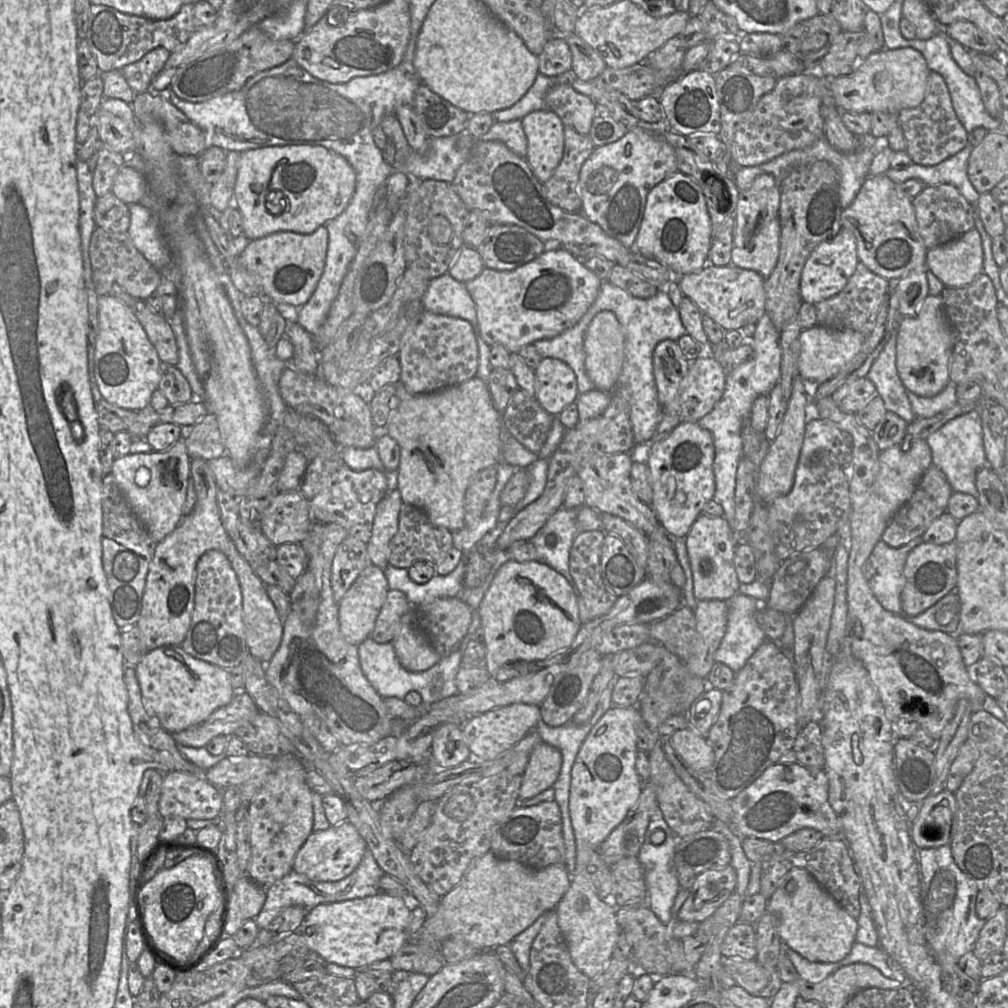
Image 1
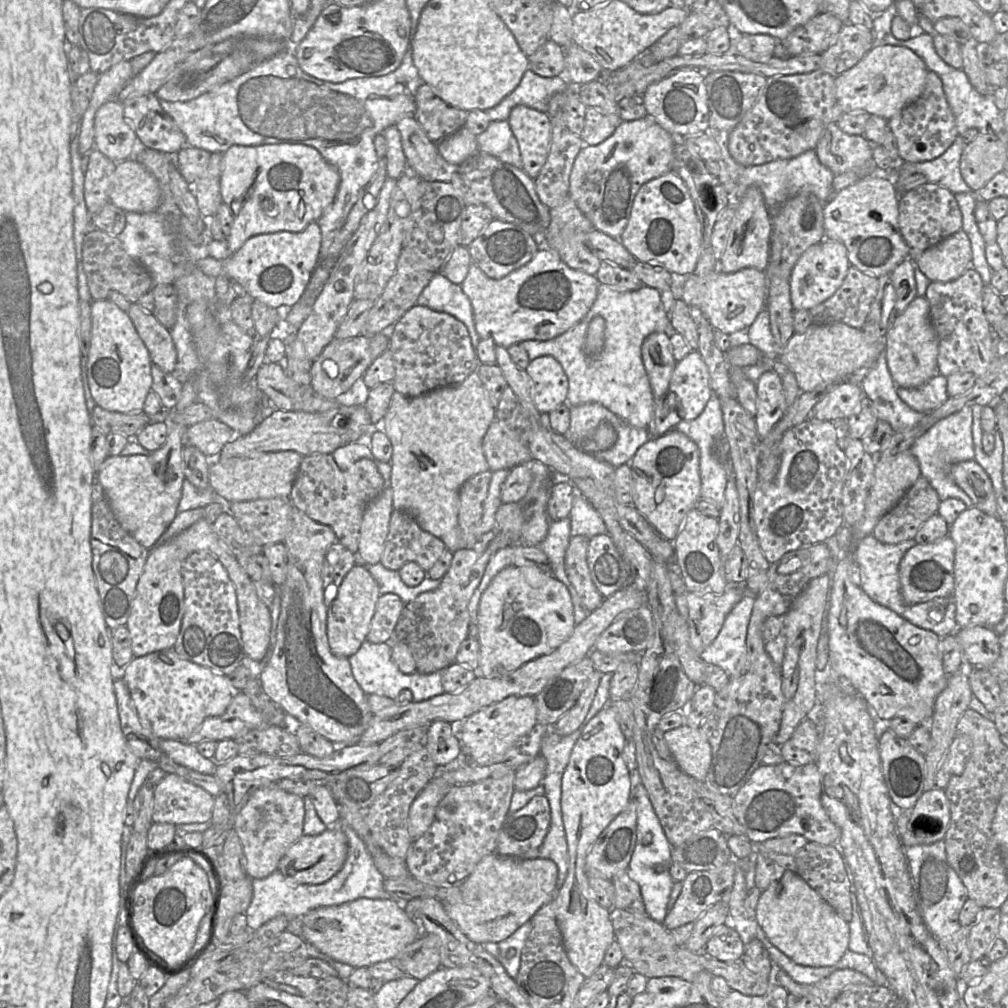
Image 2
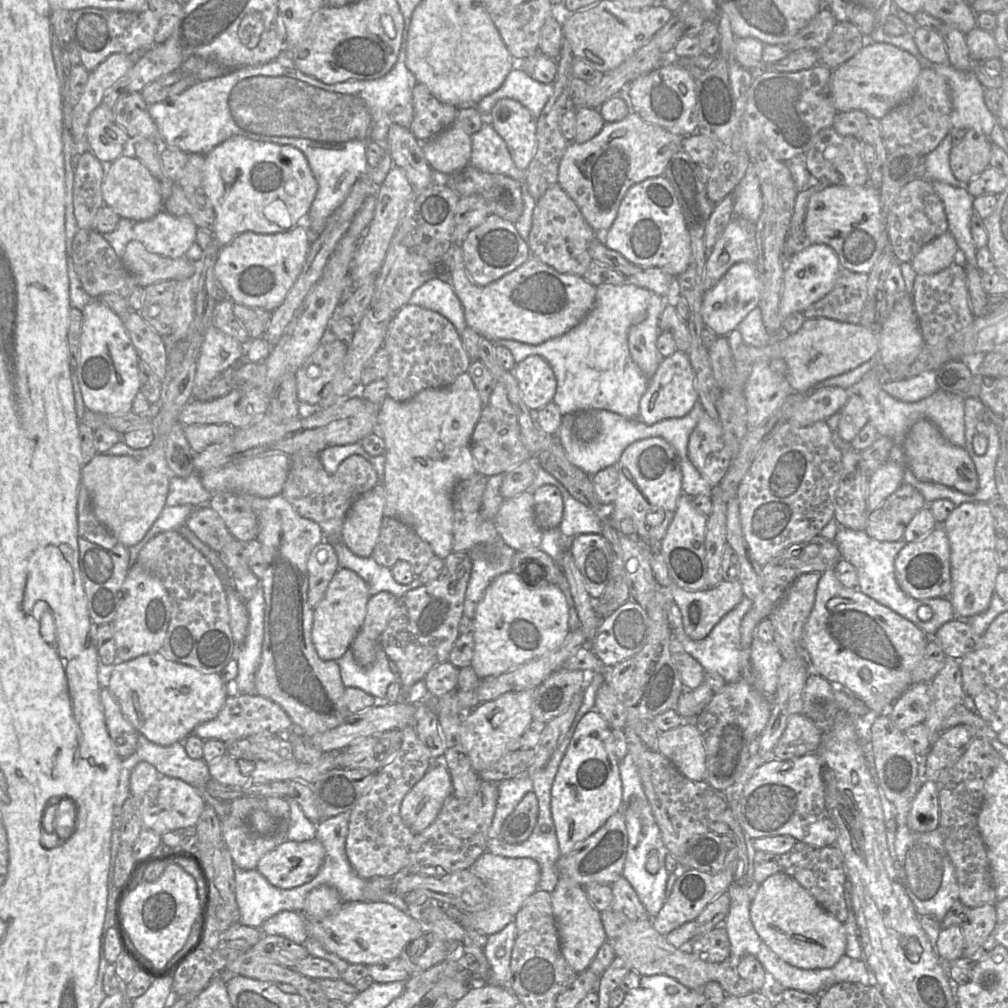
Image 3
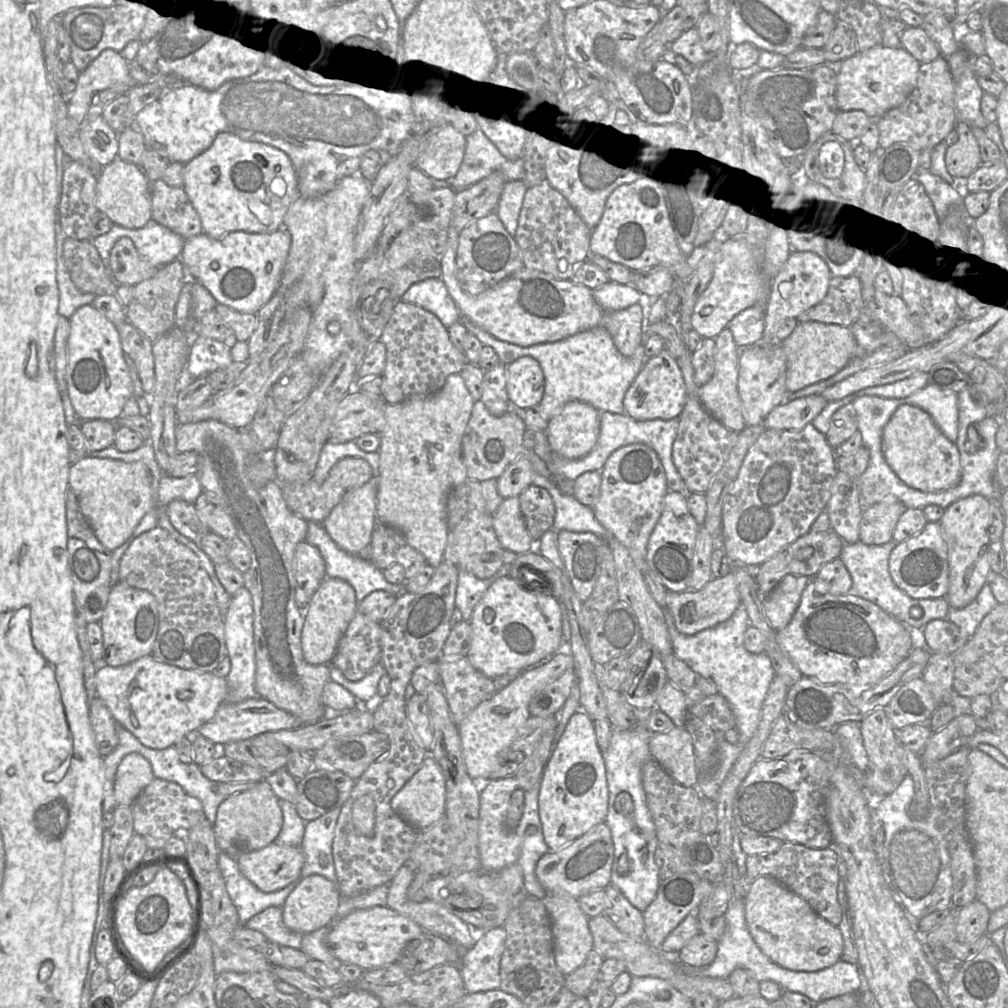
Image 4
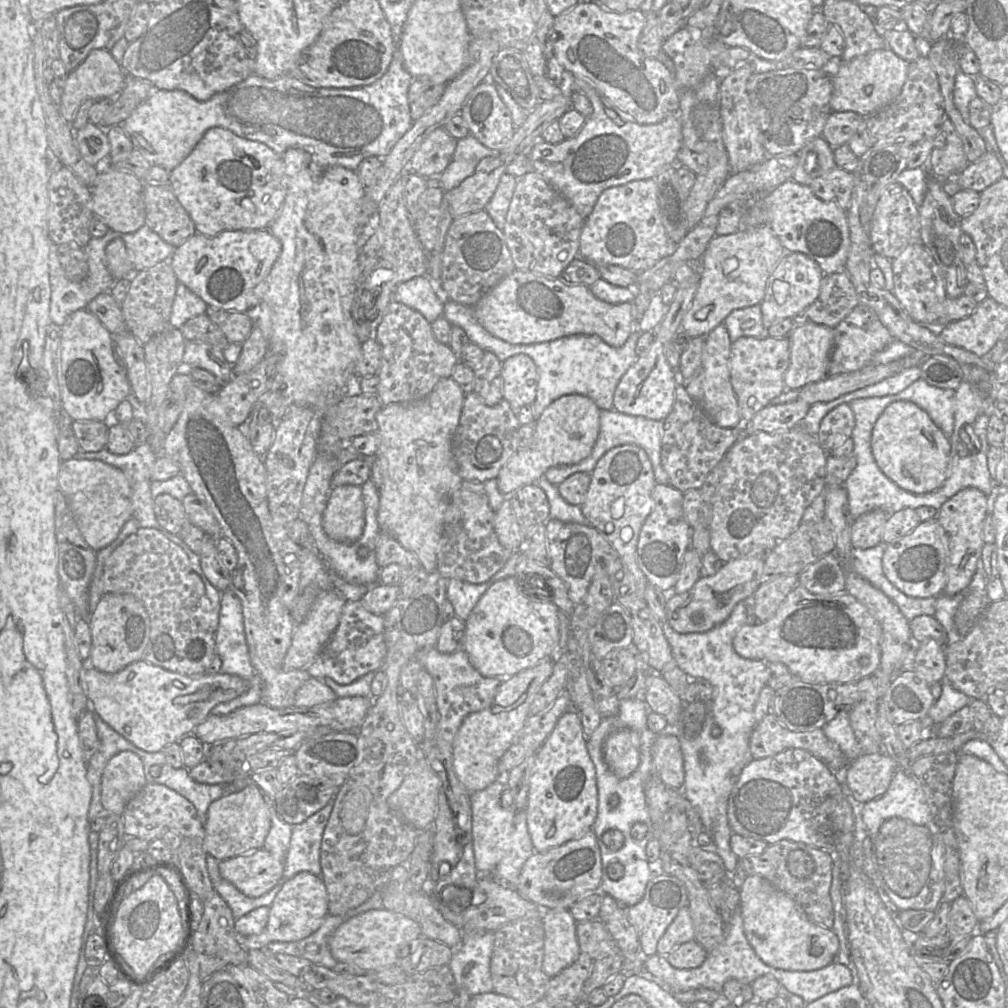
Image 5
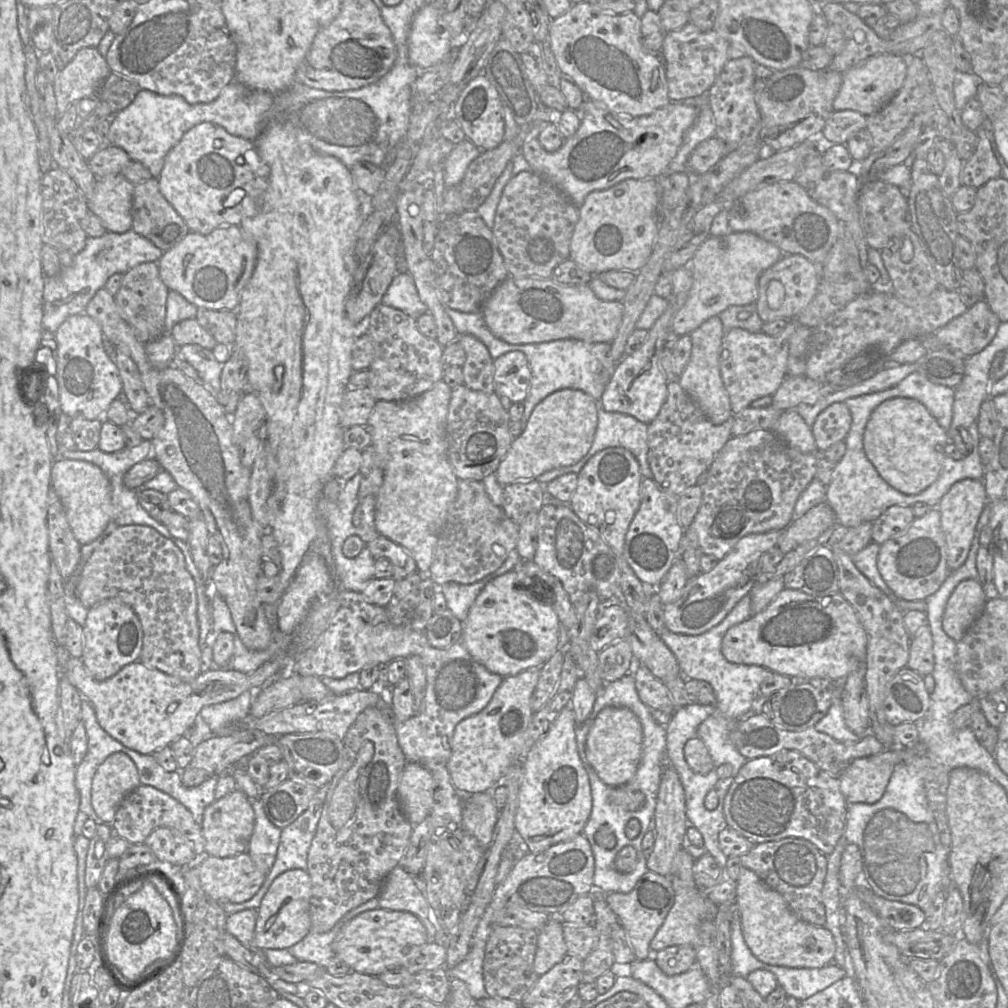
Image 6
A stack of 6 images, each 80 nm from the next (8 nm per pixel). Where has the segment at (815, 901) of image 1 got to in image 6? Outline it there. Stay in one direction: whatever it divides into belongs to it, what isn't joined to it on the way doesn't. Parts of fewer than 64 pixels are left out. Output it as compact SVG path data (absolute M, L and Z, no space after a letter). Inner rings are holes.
M746 867L741 868L736 881L735 902L740 912L744 940L759 961L792 968L822 968L833 962L836 944L832 933L824 926L800 920L780 893Z

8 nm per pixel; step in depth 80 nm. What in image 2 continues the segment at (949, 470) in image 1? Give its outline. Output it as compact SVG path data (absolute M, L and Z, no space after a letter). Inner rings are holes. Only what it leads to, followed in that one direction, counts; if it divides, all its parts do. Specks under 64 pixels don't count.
M964 407L962 410L936 422L925 432L924 436L917 441L915 453L919 459L920 471L933 484L949 481L950 484L954 484L954 486L957 487L957 490L963 491L952 479L949 474L949 468L958 462L974 460L975 452L972 423L973 416L971 408Z

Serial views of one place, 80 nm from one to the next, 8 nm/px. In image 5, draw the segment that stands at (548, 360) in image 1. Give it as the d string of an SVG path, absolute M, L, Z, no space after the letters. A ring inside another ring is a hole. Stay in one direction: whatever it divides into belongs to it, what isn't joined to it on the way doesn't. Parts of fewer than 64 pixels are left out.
M514 355L501 364L503 399L516 406L532 405L536 398L539 374L531 357Z

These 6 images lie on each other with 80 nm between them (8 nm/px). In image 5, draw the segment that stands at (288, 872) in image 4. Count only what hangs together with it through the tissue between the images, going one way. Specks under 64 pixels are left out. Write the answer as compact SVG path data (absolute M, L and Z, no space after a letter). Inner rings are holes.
M259 849L222 860L218 868L223 879L244 895L257 898L268 893L281 880L284 863L267 850Z

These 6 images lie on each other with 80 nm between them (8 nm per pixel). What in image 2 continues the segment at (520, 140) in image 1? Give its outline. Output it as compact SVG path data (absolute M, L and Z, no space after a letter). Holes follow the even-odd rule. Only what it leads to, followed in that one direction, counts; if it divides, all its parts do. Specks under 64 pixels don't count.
M507 120L491 121L487 129L476 138L477 150L522 168L519 145Z

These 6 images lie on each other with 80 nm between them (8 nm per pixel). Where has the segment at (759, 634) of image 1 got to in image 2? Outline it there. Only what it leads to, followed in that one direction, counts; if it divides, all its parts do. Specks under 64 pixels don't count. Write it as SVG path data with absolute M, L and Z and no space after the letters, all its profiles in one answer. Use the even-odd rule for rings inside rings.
M743 584L734 585L739 585L743 589L744 597L733 607L732 611L727 615L716 639L699 655L707 665L716 665L722 668L730 678L737 677L738 672L743 667L743 656L746 652L747 630L753 606L756 600L756 596L754 595L745 595L750 593L743 586Z

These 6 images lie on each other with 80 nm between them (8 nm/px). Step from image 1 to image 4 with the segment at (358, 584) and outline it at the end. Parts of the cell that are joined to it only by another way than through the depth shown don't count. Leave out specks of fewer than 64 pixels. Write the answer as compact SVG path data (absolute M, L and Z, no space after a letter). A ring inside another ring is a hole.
M326 578L315 592L304 613L301 647L306 662L312 665L330 663L338 643L358 611L359 602L353 587L339 578Z

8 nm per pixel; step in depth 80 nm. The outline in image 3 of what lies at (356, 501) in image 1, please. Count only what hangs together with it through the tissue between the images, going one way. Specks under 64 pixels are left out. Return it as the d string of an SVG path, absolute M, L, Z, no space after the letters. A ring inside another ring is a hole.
M317 454L292 455L282 495L302 517L319 525L327 542L341 542L341 532L347 512L354 501L370 491L379 481L371 463L360 455L346 458L334 474L325 471Z

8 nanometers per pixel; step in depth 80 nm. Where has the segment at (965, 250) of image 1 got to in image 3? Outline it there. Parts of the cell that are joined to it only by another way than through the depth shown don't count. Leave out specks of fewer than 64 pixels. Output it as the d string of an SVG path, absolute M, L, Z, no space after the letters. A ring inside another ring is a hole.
M950 232L941 234L924 245L912 258L910 264L917 274L934 274L953 263L963 265L963 255Z

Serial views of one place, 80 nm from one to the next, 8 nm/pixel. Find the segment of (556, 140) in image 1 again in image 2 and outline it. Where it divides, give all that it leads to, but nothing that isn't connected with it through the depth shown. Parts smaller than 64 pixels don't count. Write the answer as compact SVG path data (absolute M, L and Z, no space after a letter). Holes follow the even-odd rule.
M516 105L507 121L519 145L522 169L535 179L545 164L550 149L550 117L547 112Z

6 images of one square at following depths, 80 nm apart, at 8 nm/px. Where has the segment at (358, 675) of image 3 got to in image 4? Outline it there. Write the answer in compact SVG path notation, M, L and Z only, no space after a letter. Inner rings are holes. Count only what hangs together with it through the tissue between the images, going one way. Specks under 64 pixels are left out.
M382 662L374 666L369 674L358 681L346 679L338 668L331 667L330 681L343 686L354 695L359 703L378 703L380 699L377 699L377 687L384 675L386 675L386 670Z

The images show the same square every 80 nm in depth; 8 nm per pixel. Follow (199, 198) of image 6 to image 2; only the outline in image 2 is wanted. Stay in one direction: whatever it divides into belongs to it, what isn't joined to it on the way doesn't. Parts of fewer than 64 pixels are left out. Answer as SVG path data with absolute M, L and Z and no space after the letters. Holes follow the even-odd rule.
M264 144L258 146L233 145L223 154L220 177L222 203L234 213L232 228L225 241L234 253L249 238L275 232L300 232L317 222L325 209L334 201L340 184L340 174L318 150L301 144Z

